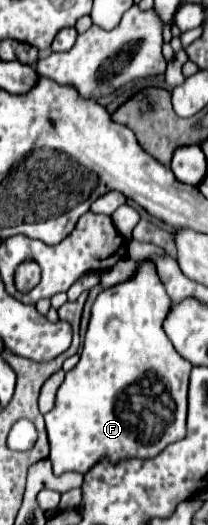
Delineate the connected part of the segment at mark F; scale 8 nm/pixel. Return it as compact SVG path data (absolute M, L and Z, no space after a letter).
M142 259L128 281L118 283L96 297L80 361L72 371L66 373L64 383L56 393L54 409L46 413L50 461L56 475L62 475L64 471L86 473L102 457L110 457L112 461L128 457L154 457L166 445L186 435L186 393L192 363L174 351L172 341L162 329L162 321L170 305L172 301L168 299L166 287L150 259Z

